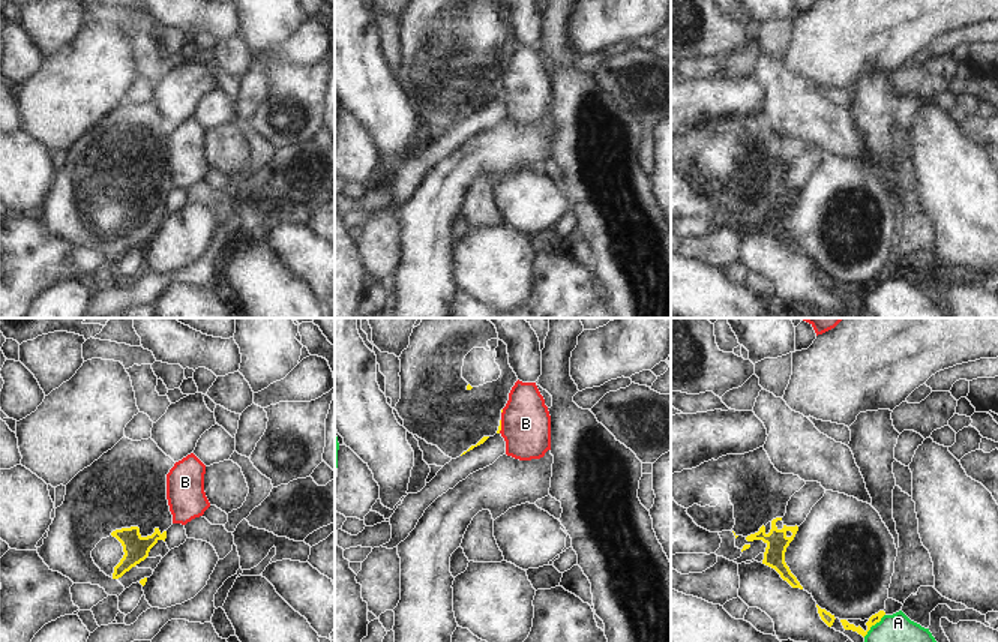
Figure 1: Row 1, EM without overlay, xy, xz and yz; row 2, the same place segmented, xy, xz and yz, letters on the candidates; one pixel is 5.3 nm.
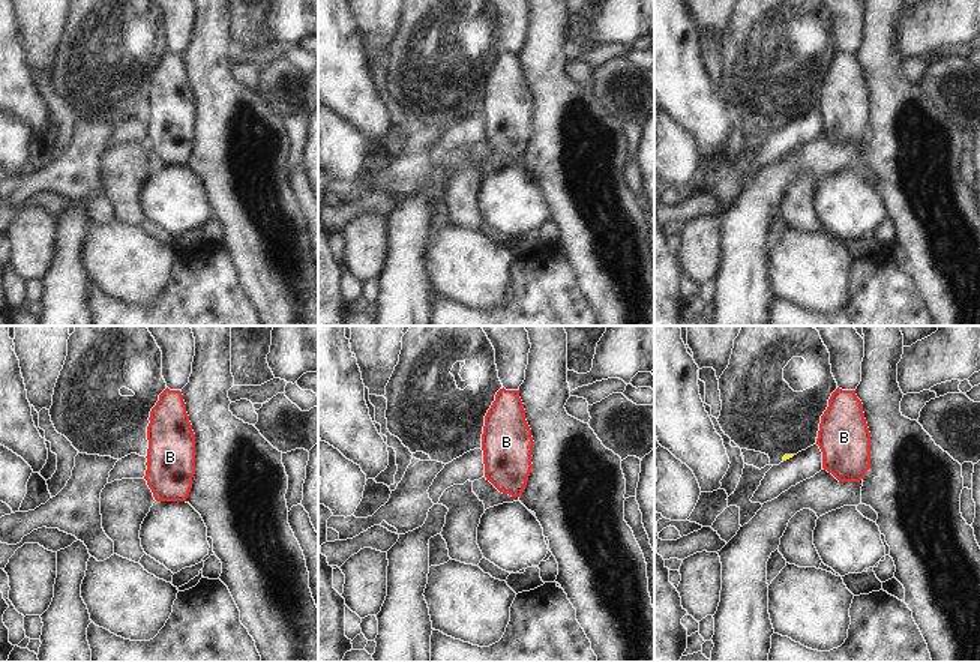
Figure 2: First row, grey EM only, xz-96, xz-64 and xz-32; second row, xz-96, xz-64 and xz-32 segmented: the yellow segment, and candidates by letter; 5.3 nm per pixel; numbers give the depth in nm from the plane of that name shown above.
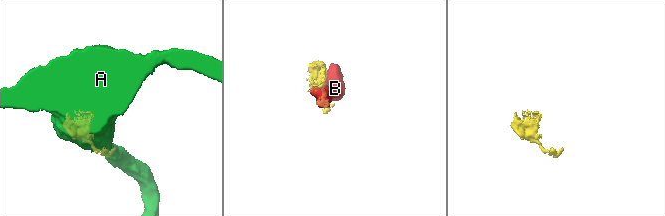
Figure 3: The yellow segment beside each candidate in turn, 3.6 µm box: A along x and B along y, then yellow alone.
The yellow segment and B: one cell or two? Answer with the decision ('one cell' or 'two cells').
two cells

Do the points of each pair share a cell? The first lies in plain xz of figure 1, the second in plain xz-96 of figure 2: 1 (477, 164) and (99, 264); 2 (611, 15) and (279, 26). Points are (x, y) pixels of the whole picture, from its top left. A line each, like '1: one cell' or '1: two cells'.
1: two cells
2: one cell

